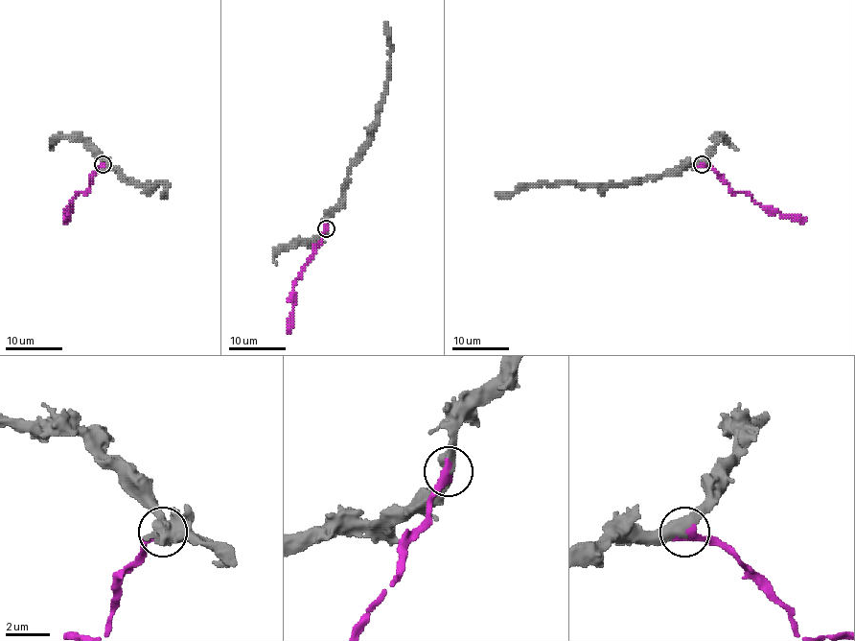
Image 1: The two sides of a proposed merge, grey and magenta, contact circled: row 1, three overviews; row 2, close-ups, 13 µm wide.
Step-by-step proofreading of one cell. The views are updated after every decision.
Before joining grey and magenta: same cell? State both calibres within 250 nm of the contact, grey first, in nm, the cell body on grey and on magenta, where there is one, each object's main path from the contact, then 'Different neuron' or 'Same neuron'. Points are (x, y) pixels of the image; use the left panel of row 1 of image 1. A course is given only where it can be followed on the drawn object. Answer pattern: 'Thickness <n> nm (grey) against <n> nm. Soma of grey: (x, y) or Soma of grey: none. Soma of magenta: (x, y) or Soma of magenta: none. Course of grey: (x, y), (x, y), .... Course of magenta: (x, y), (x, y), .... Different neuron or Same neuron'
Thickness 440 nm (grey) against 480 nm. Soma of grey: none. Soma of magenta: none. Course of grey: (103, 164), (110, 164), (130, 182), (162, 182), (166, 185), (162, 194). Course of magenta: (103, 164), (92, 176), (86, 193), (79, 193), (71, 204), (65, 222). Same neuron

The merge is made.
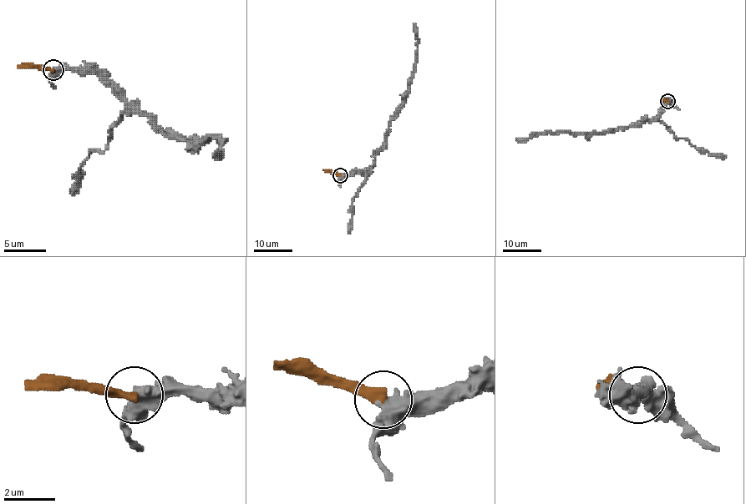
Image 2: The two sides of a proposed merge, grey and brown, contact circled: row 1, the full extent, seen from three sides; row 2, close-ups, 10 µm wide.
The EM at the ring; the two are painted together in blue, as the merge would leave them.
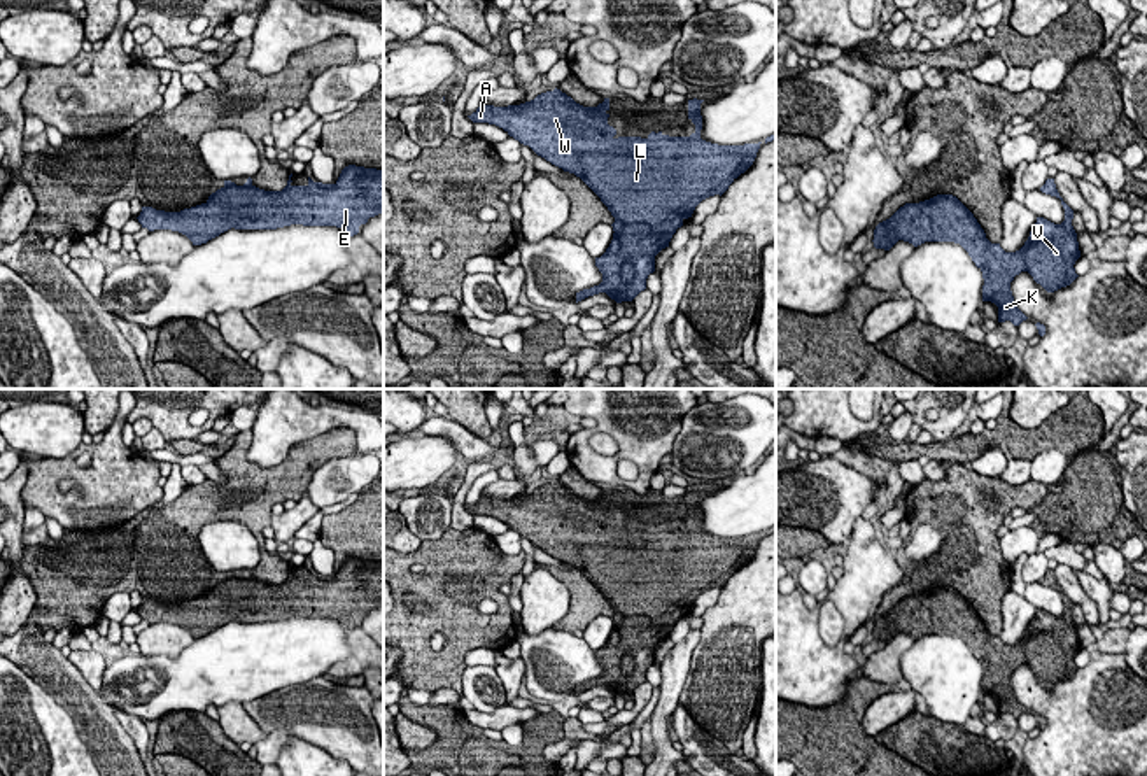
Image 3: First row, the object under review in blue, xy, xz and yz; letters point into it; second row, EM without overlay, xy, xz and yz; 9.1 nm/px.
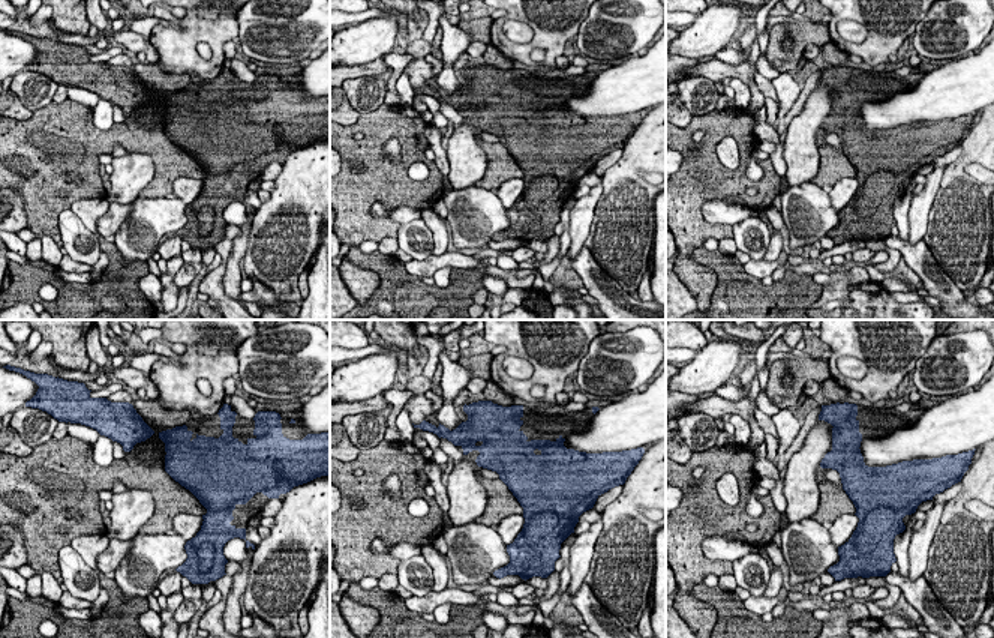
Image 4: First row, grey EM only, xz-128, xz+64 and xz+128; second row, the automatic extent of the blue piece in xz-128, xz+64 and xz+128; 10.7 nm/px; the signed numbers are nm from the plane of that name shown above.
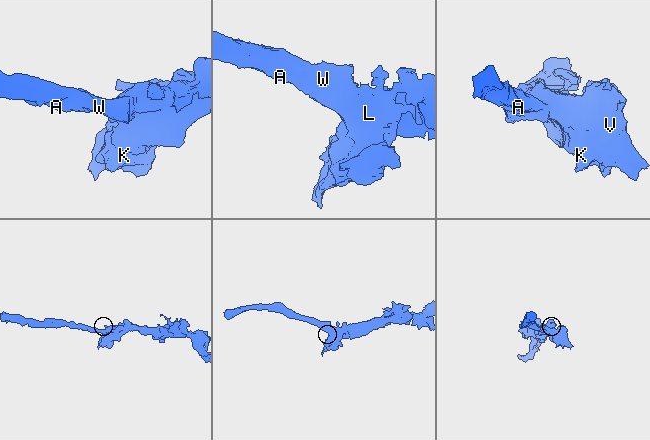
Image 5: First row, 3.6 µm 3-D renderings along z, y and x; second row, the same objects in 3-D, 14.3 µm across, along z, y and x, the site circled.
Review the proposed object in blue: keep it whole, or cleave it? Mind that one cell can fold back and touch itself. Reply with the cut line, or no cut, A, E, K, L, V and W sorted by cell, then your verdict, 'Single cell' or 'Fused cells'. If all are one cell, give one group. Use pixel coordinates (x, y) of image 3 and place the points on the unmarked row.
No split. Groups: A E K L V W. Single cell

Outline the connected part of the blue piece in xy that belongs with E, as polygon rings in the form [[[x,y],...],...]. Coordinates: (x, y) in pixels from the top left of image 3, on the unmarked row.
[[[348,557],[334,576],[308,569],[306,578],[292,578],[291,569],[282,583],[259,582],[250,569],[243,578],[224,573],[201,597],[180,604],[142,599],[137,611],[149,624],[179,624],[193,638],[201,638],[231,620],[277,622],[291,617],[336,618],[354,629],[361,617],[384,604],[384,562]]]

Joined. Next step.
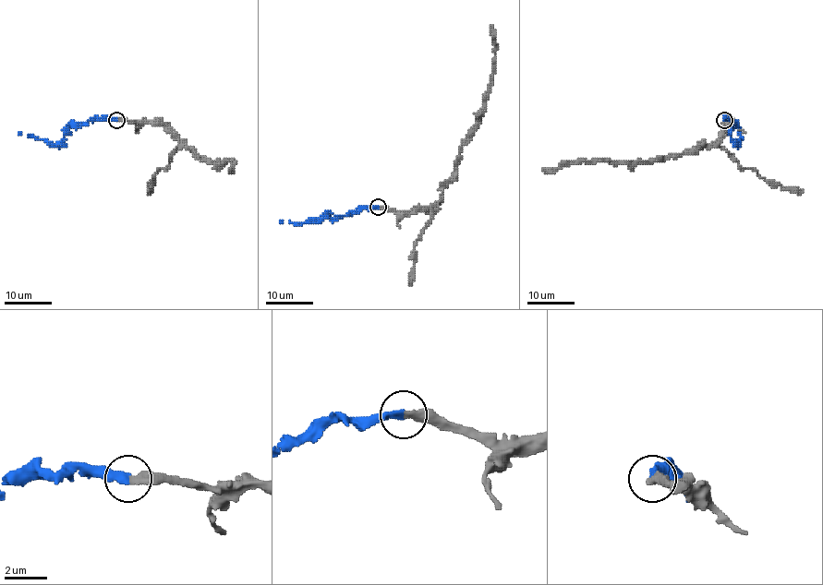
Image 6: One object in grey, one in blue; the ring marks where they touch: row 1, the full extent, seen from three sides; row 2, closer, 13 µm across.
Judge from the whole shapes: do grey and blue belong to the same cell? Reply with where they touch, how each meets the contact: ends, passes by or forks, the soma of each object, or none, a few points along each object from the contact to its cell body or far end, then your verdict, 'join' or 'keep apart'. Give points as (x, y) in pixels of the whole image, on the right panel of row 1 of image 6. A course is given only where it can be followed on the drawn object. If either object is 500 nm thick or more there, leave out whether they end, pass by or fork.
at (724, 120); grey ends there; blue ends there; no cell body on grey; no cell body on blue; grey runs (724, 120), (730, 122), (716, 142), (698, 145), (679, 154), (656, 161), (565, 162), (556, 169), (541, 170); blue runs (724, 120), (729, 118), (735, 125), (730, 137), (737, 145), (741, 140), (737, 133); join

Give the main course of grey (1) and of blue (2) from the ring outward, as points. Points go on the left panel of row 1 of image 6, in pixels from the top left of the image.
1: (117, 120), (160, 122), (181, 145), (187, 145), (203, 161), (233, 162), (229, 170)
2: (117, 120), (90, 118), (86, 124), (69, 125), (65, 137), (55, 145), (19, 133)

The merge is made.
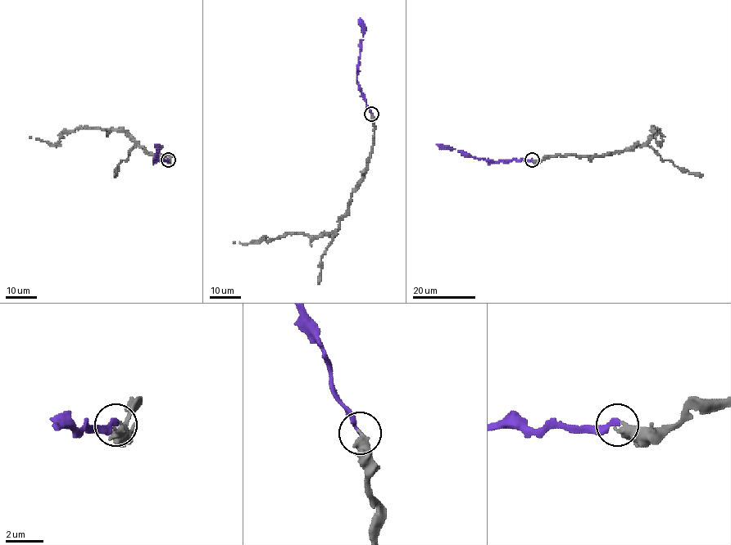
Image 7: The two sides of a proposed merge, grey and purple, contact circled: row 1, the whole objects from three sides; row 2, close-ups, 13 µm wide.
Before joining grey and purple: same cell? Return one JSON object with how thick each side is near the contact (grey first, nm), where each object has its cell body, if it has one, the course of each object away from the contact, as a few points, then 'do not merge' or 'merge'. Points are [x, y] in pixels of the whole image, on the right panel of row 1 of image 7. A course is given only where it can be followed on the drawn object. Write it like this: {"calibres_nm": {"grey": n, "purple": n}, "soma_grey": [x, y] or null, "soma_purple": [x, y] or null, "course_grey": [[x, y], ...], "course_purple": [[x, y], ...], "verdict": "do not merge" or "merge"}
{"calibres_nm": {"grey": 400, "purple": 240}, "soma_grey": null, "soma_purple": null, "course_grey": [[532, 160], [628, 150], [644, 145], [655, 129], [652, 128], [658, 131], [655, 139], [660, 145], [660, 137]], "course_purple": [[532, 160], [488, 162], [437, 145]], "verdict": "merge"}

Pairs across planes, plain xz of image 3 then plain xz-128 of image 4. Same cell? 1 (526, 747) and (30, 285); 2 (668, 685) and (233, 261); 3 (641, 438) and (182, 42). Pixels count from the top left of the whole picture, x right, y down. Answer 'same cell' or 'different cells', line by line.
1: same cell
2: same cell
3: same cell

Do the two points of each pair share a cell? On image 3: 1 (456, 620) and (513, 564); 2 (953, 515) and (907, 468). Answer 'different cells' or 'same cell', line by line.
1: same cell
2: different cells

